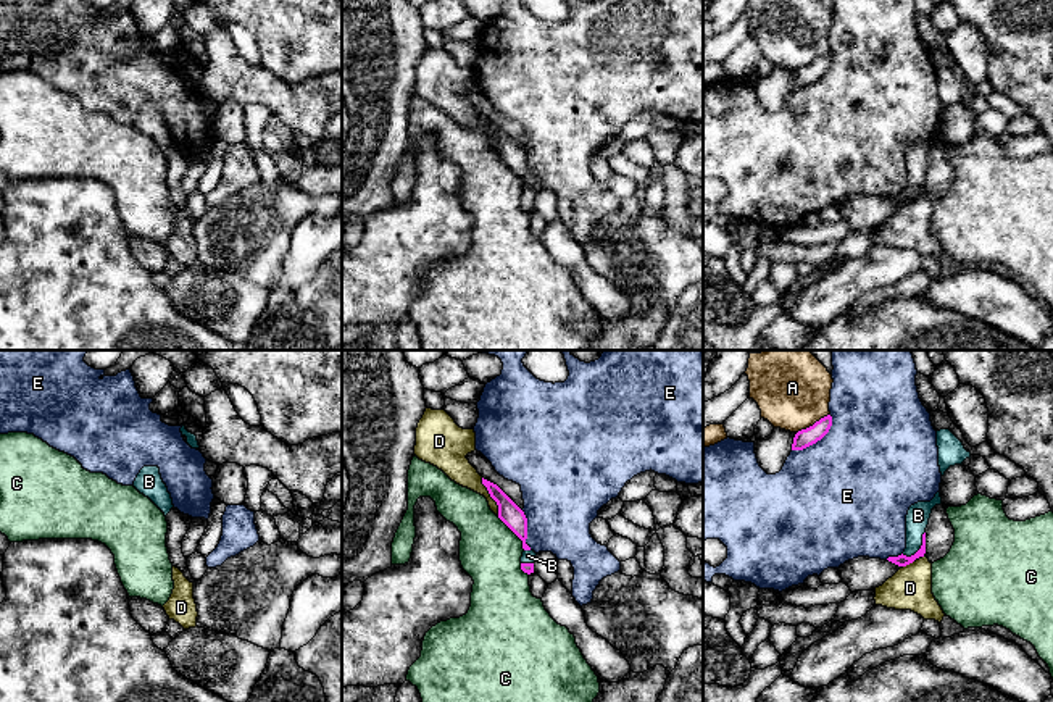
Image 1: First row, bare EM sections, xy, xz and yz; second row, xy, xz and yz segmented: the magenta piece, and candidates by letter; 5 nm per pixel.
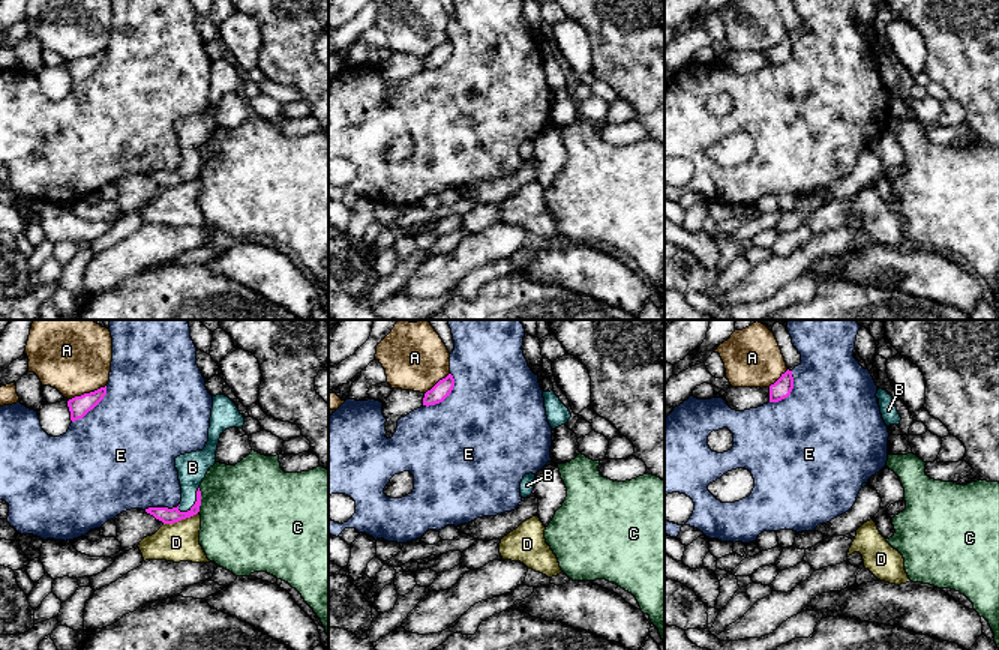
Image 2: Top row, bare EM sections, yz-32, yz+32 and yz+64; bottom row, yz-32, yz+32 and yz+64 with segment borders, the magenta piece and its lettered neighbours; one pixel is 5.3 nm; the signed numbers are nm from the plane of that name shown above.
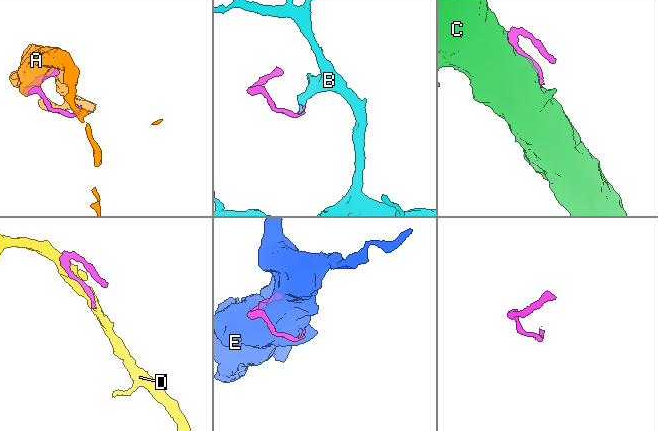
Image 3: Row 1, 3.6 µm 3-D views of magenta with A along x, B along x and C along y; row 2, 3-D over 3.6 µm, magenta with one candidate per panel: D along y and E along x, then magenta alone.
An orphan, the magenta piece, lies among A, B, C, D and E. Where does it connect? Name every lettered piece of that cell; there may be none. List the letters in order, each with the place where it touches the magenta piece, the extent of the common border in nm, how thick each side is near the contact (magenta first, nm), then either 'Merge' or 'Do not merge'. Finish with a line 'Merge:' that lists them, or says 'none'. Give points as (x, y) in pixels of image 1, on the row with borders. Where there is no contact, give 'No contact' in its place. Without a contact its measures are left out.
A: Touches magenta at yz (813, 425). Shared border 190 nm. Thickness 90 nm (magenta) against 380 nm. Do not merge
B: Touches magenta at yz (921, 547). Shared border 170 nm. Thickness 60 nm (magenta) against 110 nm. Merge
C: Touches magenta at xz (513, 531). Shared border 220 nm. Thickness 110 nm (magenta) against 300 nm. Do not merge
D: Touches magenta at xz (491, 496). Shared border 220 nm. Thickness 110 nm (magenta) against 140 nm. Do not merge
E: Touches magenta at yz (816, 441). Shared border 260 nm. Thickness 90 nm (magenta) against 500 nm. Do not merge
Merge: B

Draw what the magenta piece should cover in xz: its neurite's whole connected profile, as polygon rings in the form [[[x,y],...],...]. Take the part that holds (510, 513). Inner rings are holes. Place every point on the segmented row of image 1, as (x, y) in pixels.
[[[482,478],[490,497],[498,505],[498,518],[522,541],[521,570],[527,575],[534,573],[535,552],[526,544],[527,518],[524,512],[493,483]]]

